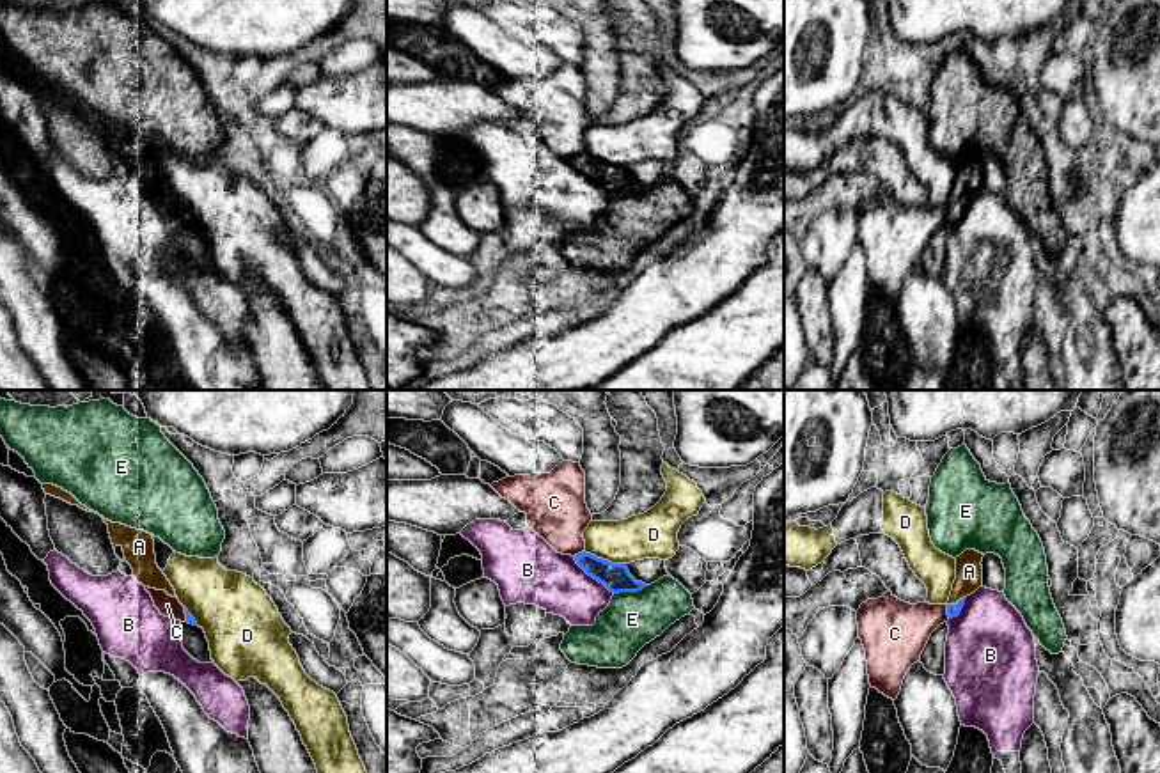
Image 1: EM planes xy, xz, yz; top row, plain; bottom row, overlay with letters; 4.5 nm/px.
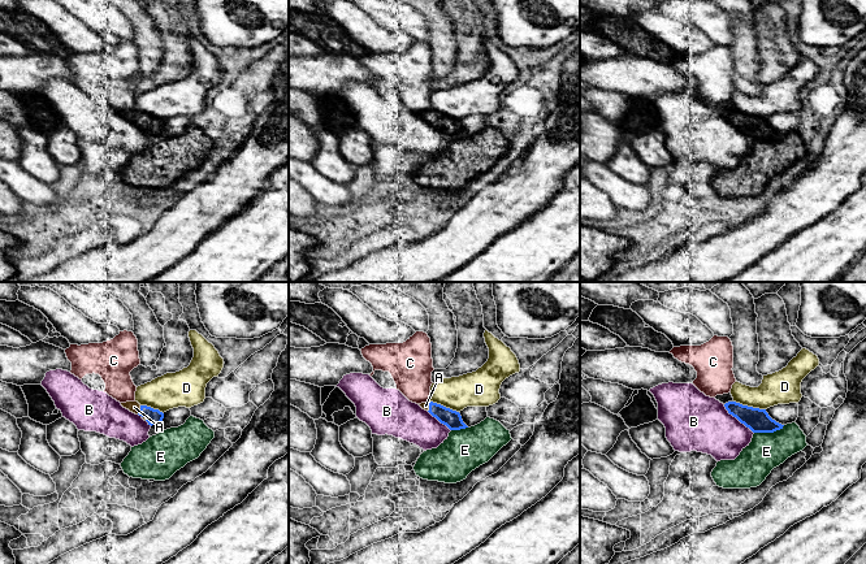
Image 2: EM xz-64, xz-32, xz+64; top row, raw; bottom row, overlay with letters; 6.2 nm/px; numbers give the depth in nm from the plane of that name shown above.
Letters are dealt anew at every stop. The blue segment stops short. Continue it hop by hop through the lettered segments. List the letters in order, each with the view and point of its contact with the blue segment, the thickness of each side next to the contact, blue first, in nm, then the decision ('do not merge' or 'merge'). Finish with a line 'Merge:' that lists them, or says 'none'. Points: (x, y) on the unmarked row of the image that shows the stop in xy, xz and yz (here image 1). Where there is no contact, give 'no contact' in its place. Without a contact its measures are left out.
A: contact yz (956, 206); calibres 60 and 130 nm; merge
B: contact xz (593, 179); calibres 130 and 280 nm; do not merge
C: contact yz (948, 215); calibres 60 and 280 nm; do not merge
D: contact xz (605, 163); calibres 130 and 220 nm; do not merge
E: contact xz (630, 194); calibres 130 and 260 nm; do not merge
Merge: A

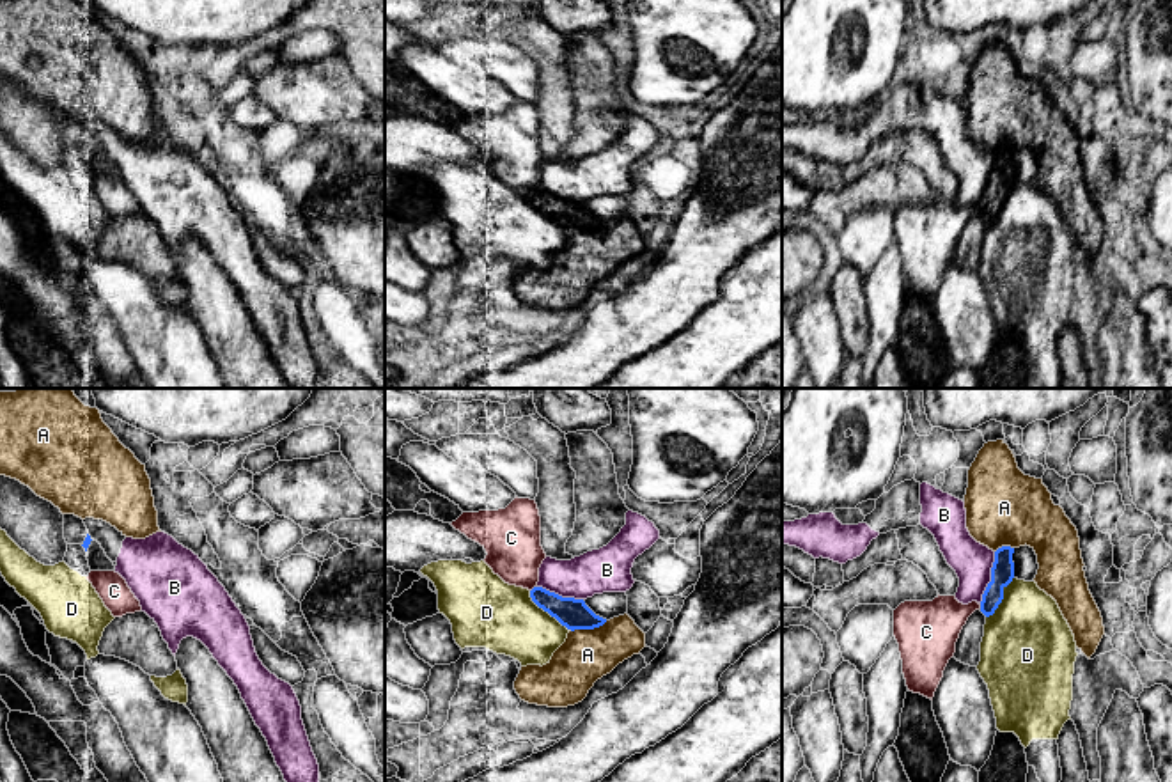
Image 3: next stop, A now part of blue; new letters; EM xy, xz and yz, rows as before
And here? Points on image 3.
A: contact xz (587, 231); calibres 140 and 240 nm; do not merge
B: contact yz (992, 181); calibres 110 and 180 nm; do not merge
C: contact xz (532, 192); calibres 140 and 260 nm; do not merge
D: contact xz (546, 213); calibres 140 and 320 nm; do not merge
Merge: none

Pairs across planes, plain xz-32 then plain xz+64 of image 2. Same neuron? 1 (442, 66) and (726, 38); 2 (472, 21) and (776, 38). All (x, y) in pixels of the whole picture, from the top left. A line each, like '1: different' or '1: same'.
1: different
2: same

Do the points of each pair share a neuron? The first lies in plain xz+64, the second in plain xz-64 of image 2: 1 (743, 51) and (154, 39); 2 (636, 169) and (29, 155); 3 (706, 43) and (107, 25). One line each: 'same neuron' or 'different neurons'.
1: same neuron
2: same neuron
3: different neurons

